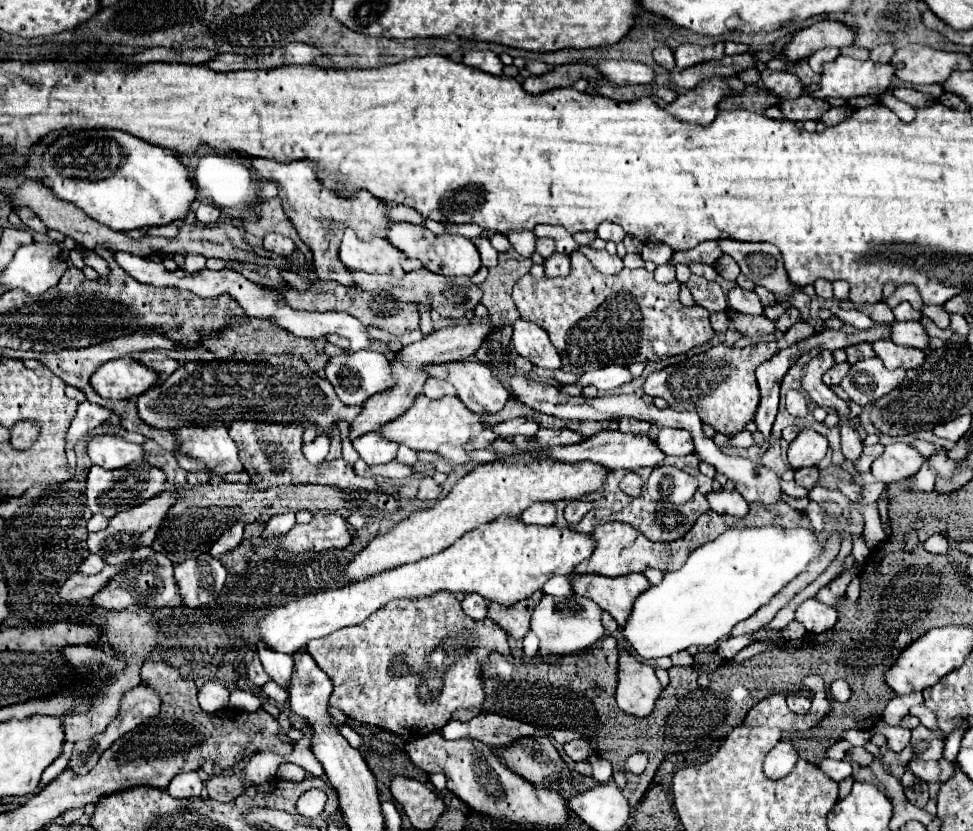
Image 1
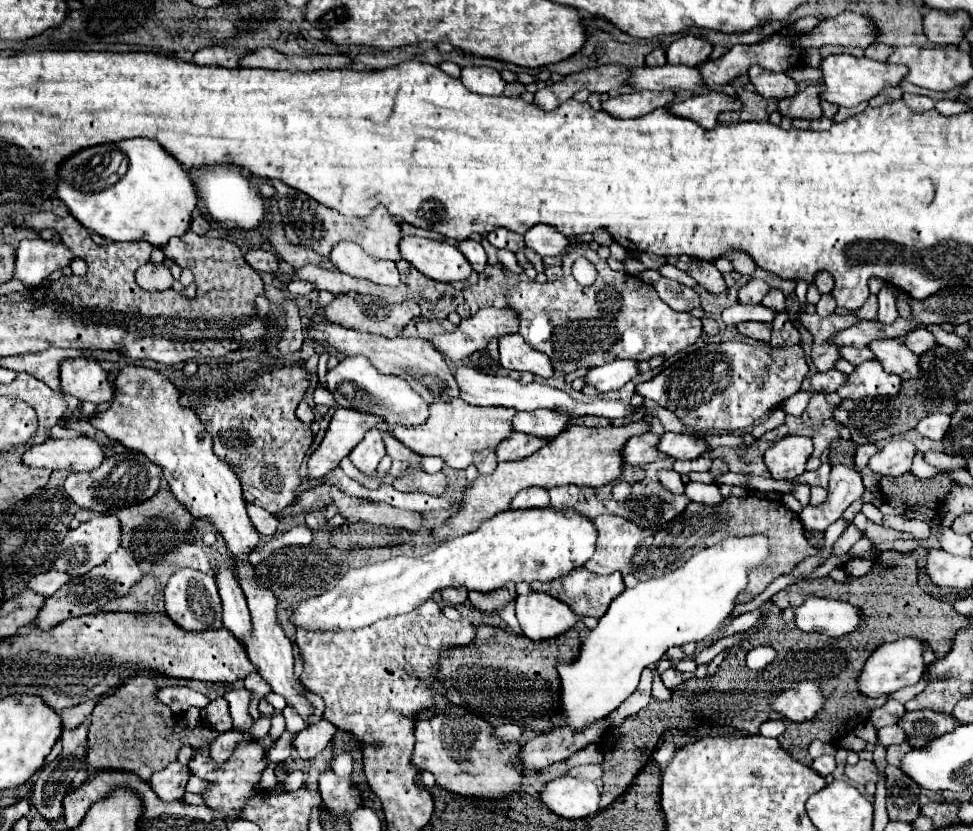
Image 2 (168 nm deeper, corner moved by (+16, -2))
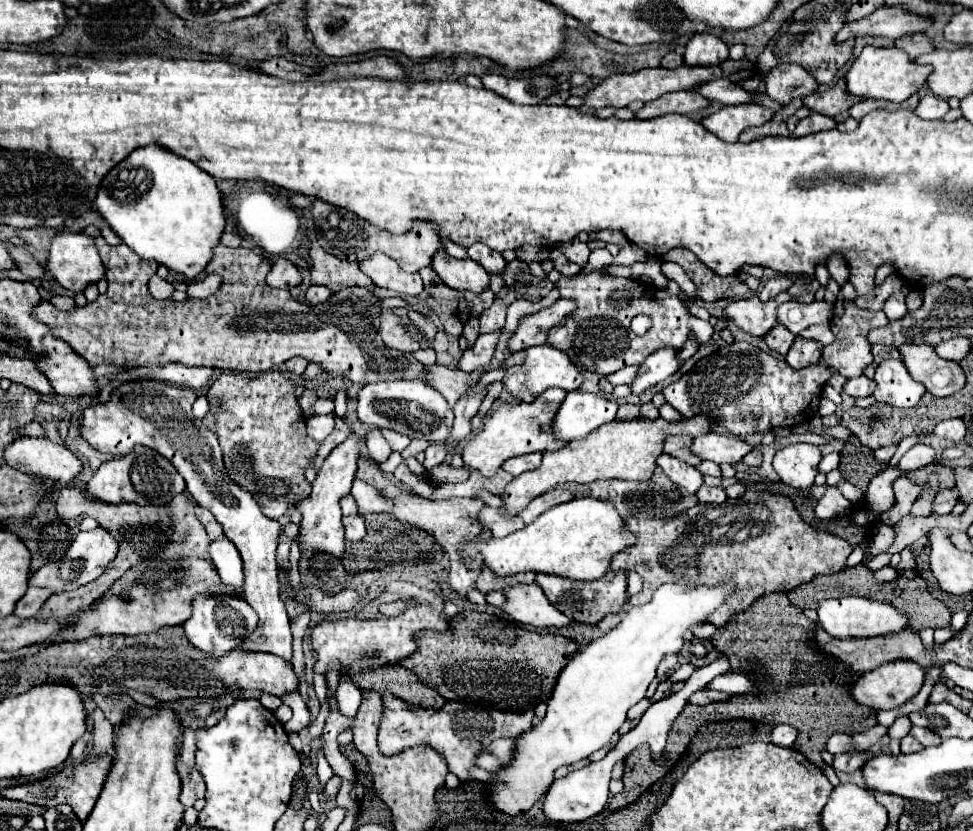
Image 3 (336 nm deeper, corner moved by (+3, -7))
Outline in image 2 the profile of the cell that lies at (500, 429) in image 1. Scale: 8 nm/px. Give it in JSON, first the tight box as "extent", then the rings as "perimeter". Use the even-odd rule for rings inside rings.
{"extent":[512,410,572,440],"perimeter":[[[534,410],[534,412],[518,412],[512,418],[512,426],[516,432],[552,440],[570,424],[570,420],[572,418],[568,418],[564,410]]]}

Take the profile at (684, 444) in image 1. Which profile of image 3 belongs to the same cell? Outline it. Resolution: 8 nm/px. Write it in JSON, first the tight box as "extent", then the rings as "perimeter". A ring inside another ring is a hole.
{"extent":[691,433,751,465],"perimeter":[[[705,433],[705,435],[693,439],[691,451],[703,461],[713,461],[717,465],[721,465],[721,463],[735,465],[751,451],[751,445],[747,445],[743,439],[739,439],[735,435]]]}

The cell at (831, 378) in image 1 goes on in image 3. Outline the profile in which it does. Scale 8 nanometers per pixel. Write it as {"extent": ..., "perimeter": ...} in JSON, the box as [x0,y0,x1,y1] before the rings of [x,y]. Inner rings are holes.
{"extent":[843,375,873,397],"perimeter":[[[861,375],[857,379],[849,379],[843,385],[843,391],[851,397],[869,397],[873,393],[873,381],[867,379],[865,375]]]}

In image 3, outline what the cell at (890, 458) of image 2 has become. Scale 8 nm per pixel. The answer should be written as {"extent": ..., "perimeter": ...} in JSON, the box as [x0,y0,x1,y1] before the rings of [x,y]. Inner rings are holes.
{"extent":[897,443,935,473],"perimeter":[[[917,443],[917,445],[913,445],[913,447],[899,459],[897,469],[899,469],[901,473],[905,473],[905,471],[917,471],[917,469],[921,469],[921,467],[933,463],[933,461],[935,461],[935,451],[933,451],[931,447],[927,447],[927,445]]]}

